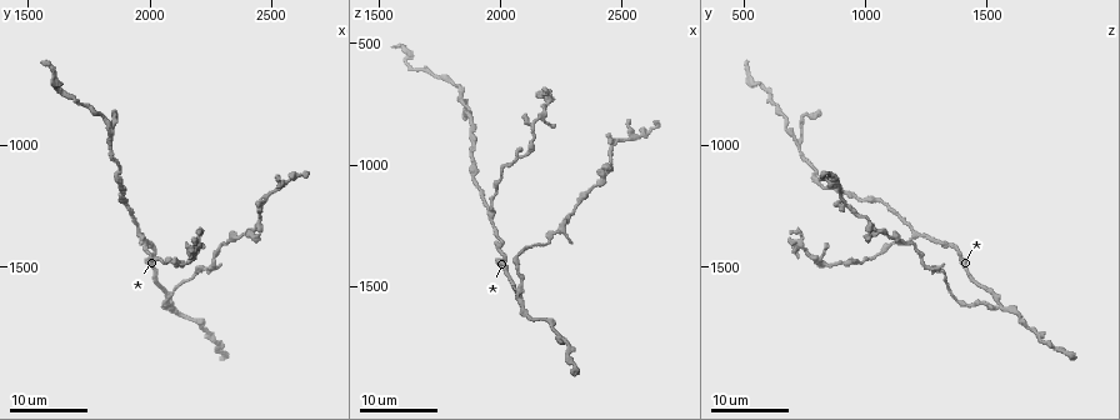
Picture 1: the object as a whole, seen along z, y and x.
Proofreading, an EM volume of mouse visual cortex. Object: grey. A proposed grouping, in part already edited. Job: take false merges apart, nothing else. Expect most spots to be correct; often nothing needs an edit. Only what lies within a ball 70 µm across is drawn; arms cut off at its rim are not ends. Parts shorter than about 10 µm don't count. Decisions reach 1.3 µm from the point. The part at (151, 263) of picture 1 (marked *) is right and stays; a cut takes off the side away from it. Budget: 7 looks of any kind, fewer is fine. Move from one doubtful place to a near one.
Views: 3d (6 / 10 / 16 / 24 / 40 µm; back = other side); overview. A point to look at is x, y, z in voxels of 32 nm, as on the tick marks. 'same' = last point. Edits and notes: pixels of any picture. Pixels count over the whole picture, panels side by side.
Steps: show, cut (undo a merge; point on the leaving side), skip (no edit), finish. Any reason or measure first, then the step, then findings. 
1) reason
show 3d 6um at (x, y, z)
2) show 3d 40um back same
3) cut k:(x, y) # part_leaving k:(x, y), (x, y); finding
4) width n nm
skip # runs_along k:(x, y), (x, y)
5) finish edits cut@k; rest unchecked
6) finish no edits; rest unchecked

three-way junction
show 3d 16um at (1950, 1390, 1200)

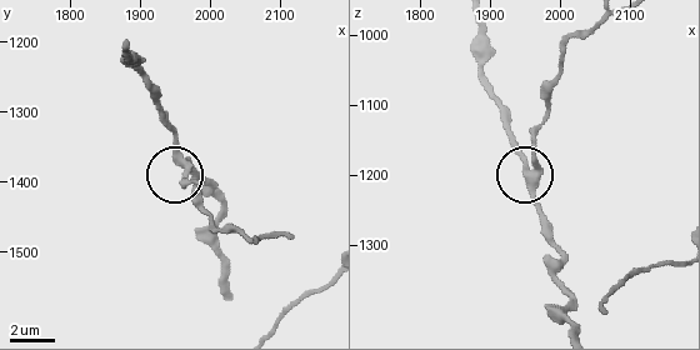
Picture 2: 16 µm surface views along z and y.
show 3d 10um at (1960, 1375, 1195)

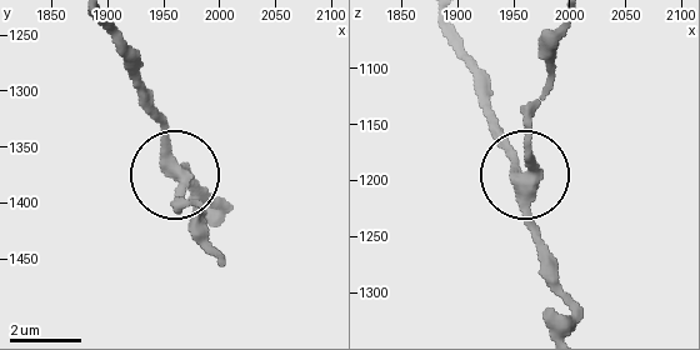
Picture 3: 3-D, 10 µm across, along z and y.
width 330 nm
skip # runs_along 3:(568, 324), (525, 171), (540, 94); continuous, no second neuron

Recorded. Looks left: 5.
two arms in line, one across
show 3d 24um at (2090, 1680, 1560)

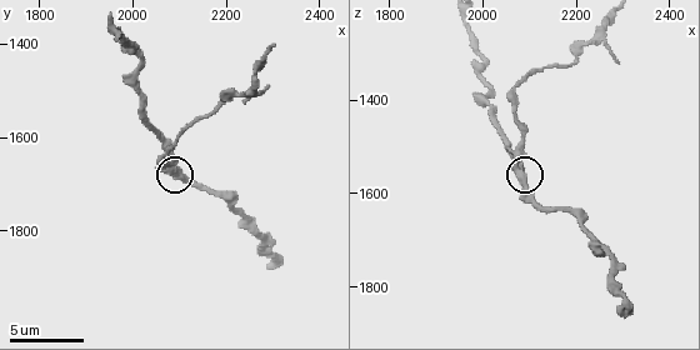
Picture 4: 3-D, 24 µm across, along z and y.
show 3d 10um same

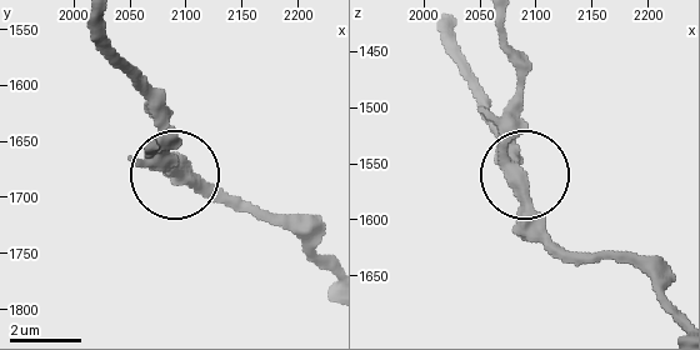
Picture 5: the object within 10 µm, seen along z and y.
arms 3
skip # continuous, no second neuron

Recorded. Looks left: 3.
thick turns thin
show 3d 16um at (2130, 1490, 830)

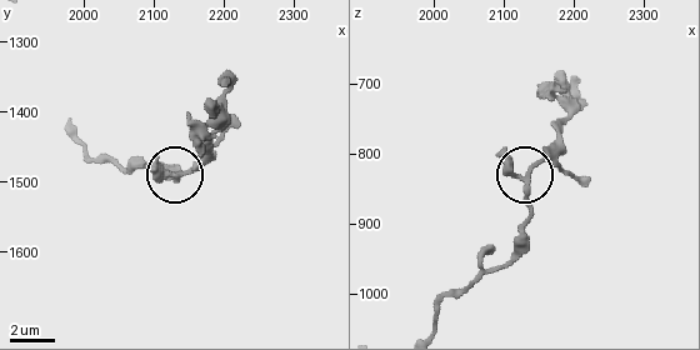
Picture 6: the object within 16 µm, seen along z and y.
zoom in
show 3d 10um at (2135, 1490, 830)

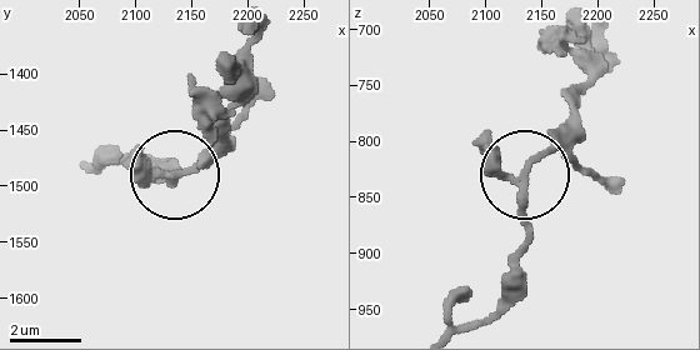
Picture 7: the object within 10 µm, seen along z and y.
zoom in
show 3d 6um at (2132, 1488, 832)

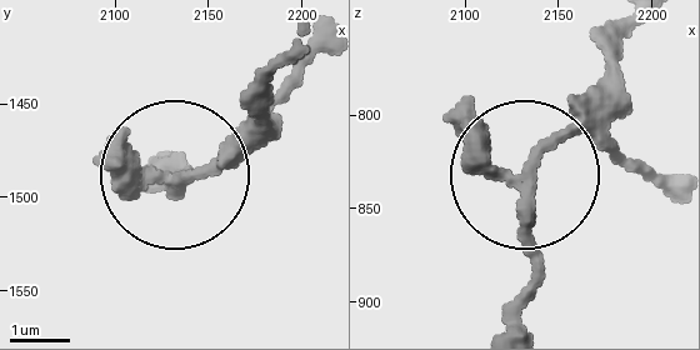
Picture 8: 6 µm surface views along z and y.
width 230 nm
skip # runs_along 8:(499, 324), (529, 264), (533, 160), (613, 75); continuous, no second neuron

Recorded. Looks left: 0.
finish no edits; rest unchecked

